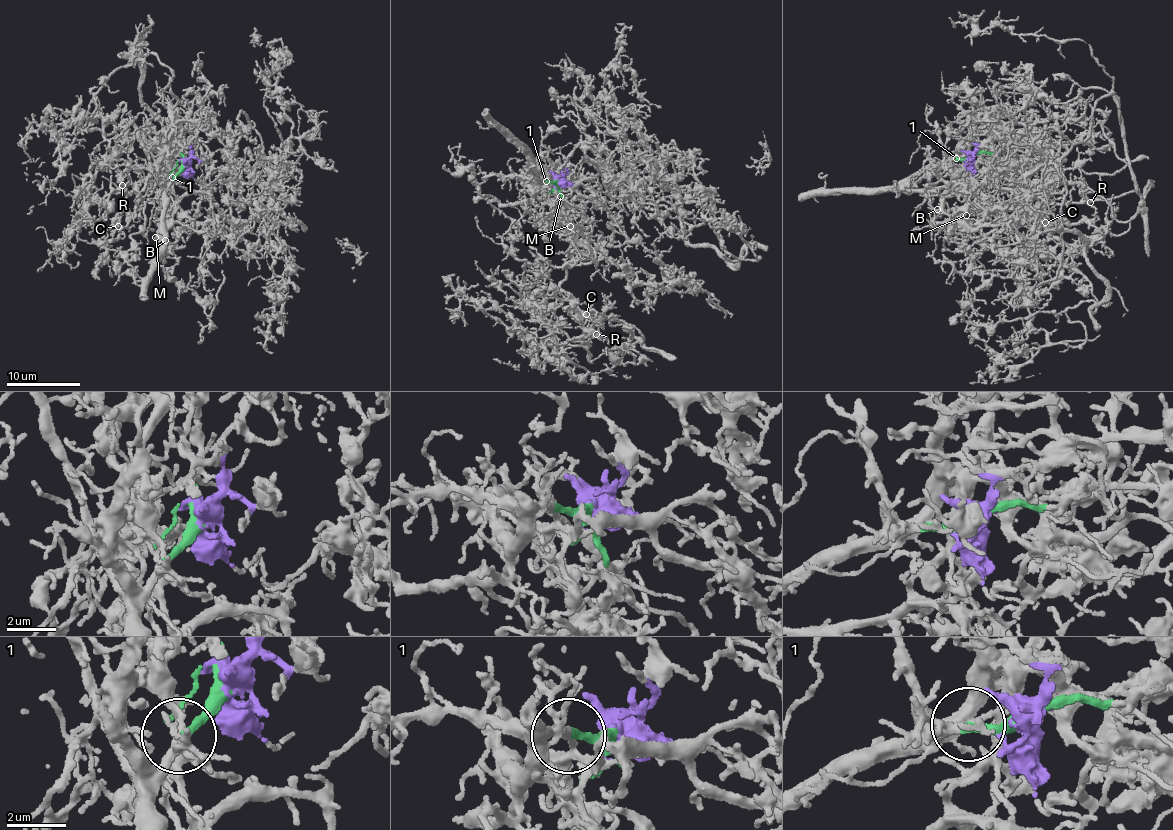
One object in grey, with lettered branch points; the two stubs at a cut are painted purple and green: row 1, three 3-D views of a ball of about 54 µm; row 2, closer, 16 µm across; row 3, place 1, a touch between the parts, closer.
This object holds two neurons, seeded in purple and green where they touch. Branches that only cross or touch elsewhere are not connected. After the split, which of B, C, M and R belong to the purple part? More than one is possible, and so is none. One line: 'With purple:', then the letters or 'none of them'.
With purple: C, R

